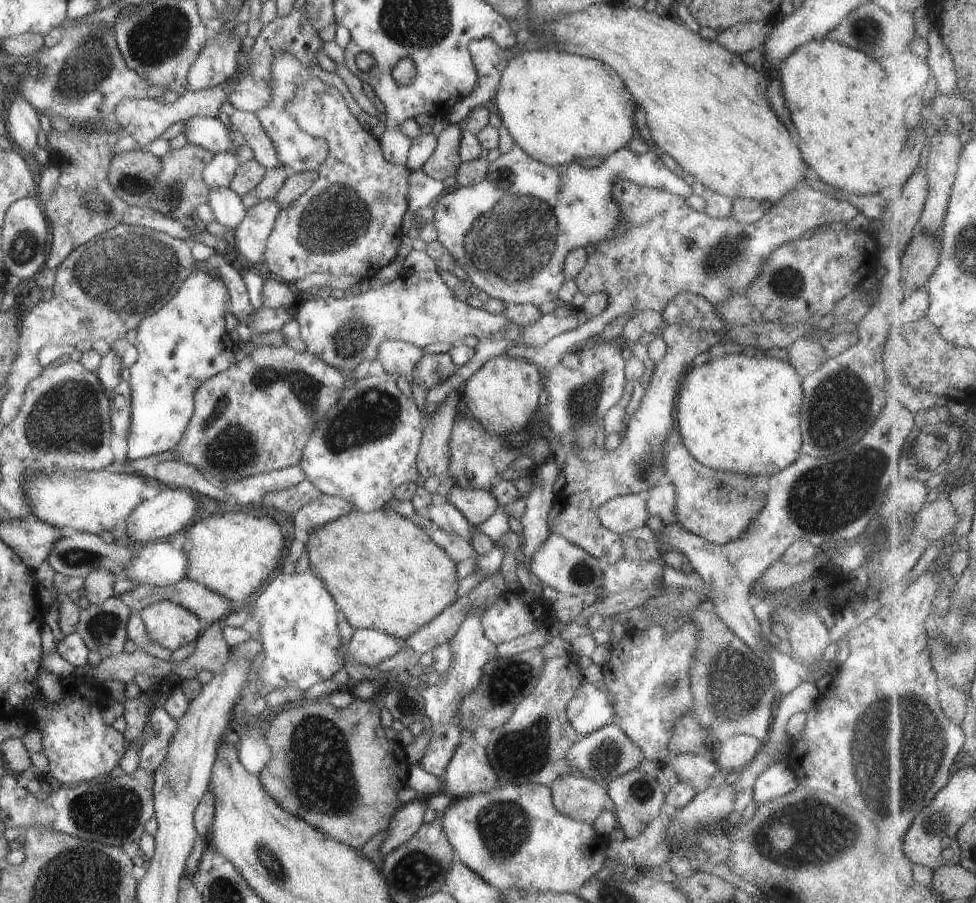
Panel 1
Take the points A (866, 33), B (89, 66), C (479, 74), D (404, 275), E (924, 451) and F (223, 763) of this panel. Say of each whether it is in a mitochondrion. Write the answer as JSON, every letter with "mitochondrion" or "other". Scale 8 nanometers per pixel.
{"A":"mitochondrion","B":"mitochondrion","C":"other","D":"other","E":"mitochondrion","F":"other"}

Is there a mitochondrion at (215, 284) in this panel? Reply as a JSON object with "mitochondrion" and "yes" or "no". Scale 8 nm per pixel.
{"mitochondrion":"no"}

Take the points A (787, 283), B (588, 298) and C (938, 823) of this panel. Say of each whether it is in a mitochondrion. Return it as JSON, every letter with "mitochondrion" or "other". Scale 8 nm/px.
{"A":"mitochondrion","B":"other","C":"mitochondrion"}

